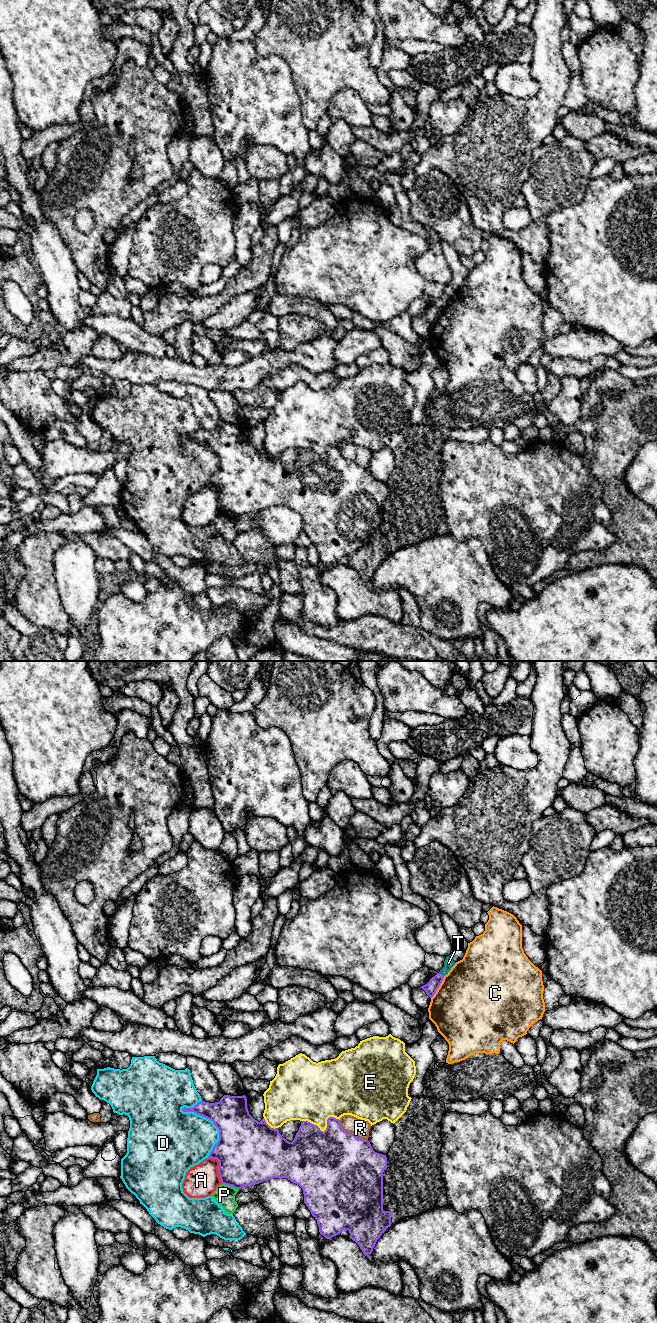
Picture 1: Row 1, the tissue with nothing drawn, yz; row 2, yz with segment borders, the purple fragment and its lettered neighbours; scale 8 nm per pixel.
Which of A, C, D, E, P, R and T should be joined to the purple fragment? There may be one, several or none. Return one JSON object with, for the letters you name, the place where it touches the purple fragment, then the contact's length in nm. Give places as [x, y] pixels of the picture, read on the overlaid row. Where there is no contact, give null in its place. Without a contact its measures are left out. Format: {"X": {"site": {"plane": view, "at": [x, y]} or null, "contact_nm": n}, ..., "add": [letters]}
{"T": {"site": {"plane": "yz", "at": [441, 974]}, "contact_nm": 50}, "add": ["T"]}

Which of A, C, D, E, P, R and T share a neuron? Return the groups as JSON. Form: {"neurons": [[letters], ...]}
{"neurons": [["A"], ["C"], ["D"], ["E"], ["P"], ["R"], ["T"]]}

